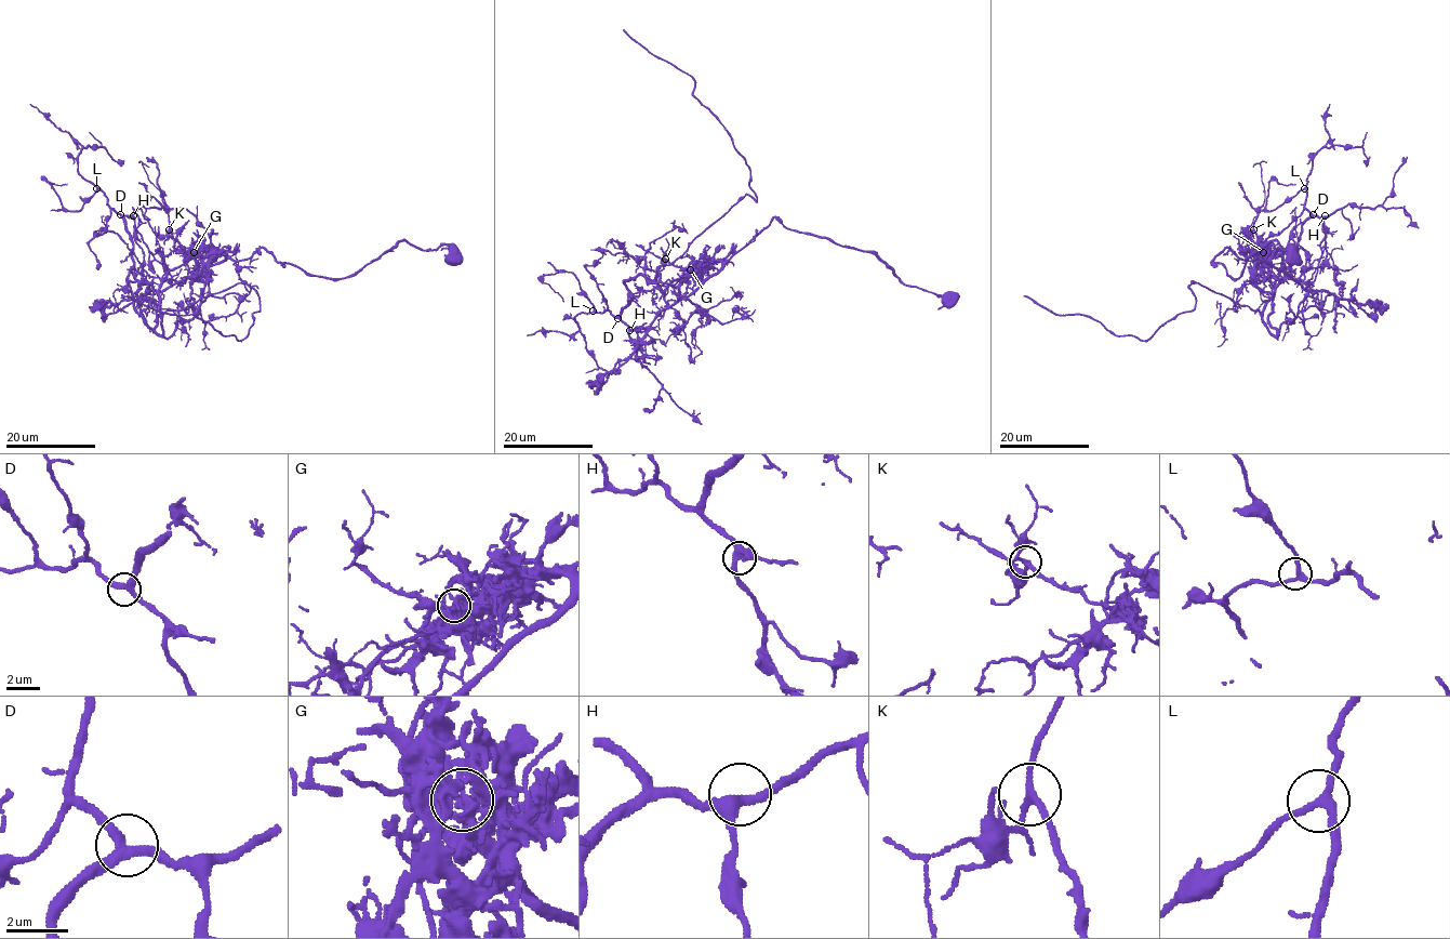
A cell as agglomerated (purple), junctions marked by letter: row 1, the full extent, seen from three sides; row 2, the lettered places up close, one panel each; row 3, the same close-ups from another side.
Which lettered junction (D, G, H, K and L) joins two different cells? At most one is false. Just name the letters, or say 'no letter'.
G

